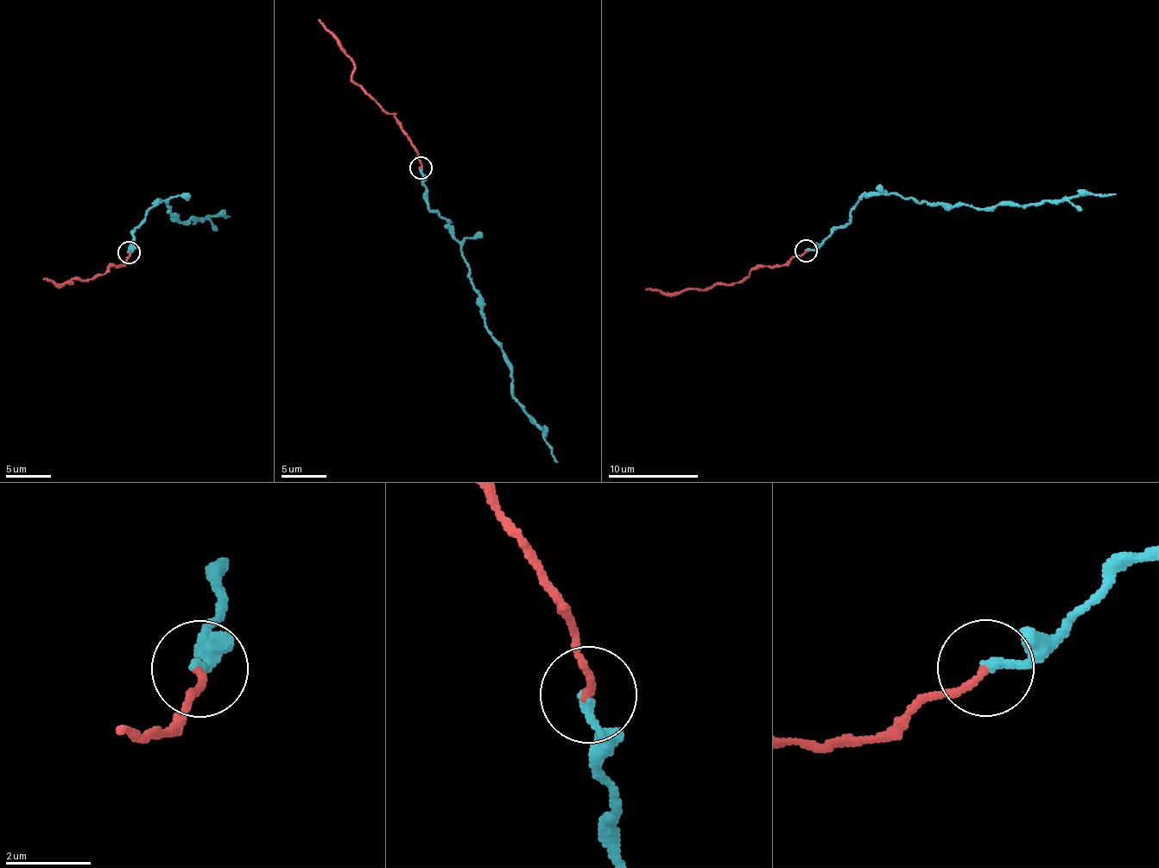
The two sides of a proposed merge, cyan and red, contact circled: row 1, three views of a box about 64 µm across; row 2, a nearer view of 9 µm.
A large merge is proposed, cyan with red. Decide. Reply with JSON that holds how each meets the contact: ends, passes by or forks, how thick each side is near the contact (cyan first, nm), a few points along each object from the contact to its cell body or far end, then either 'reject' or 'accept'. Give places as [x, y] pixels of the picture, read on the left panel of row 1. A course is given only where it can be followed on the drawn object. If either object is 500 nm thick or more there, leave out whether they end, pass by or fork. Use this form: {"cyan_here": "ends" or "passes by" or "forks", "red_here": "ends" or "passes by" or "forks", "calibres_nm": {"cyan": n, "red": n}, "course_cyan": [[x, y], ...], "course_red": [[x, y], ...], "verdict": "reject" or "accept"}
{"cyan_here": "ends", "red_here": "ends", "calibres_nm": {"cyan": 200, "red": 170}, "course_cyan": [[129, 251], [133, 231], [158, 201], [166, 202], [178, 222], [231, 216]], "course_red": [[129, 251], [120, 266], [112, 265], [90, 280], [71, 278], [67, 282], [72, 281], [61, 285], [42, 280]], "verdict": "accept"}

